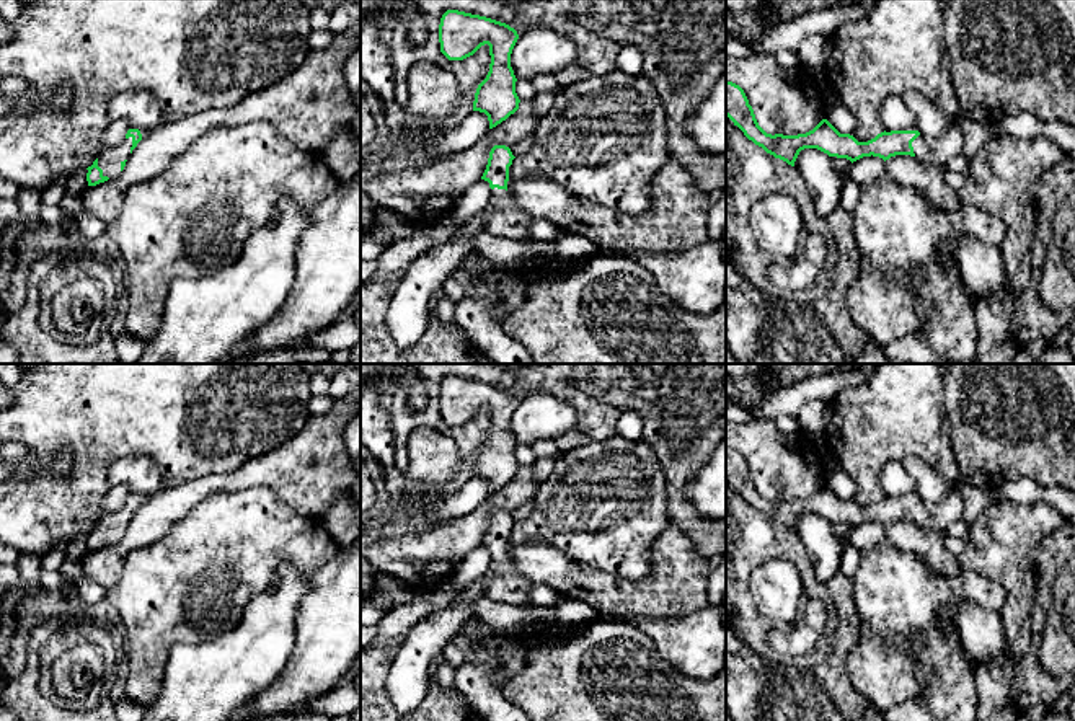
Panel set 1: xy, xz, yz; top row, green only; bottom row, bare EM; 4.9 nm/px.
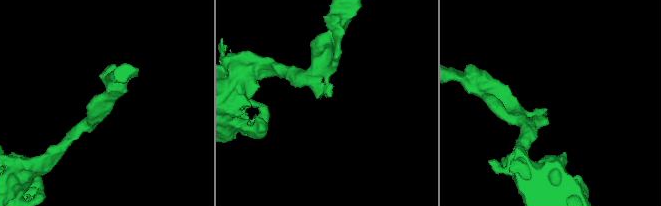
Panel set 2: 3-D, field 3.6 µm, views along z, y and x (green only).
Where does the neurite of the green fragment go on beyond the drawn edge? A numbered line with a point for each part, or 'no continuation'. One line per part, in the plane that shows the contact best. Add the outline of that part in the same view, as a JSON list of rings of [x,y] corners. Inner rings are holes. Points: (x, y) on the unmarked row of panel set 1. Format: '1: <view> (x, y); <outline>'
1: xy (110, 526); [[[132,502],[126,504],[119,512],[106,514],[98,522],[98,532],[103,535],[103,542],[109,545],[121,538],[121,529],[129,524],[132,512]]]

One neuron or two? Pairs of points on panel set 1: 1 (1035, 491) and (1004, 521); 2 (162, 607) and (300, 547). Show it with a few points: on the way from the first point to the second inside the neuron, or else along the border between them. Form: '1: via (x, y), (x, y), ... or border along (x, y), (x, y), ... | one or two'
1: border along (997, 498), (1015, 503), (1046, 501), (1057, 511) | two
2: via (193, 578), (199, 578), (230, 547), (265, 547) | one

